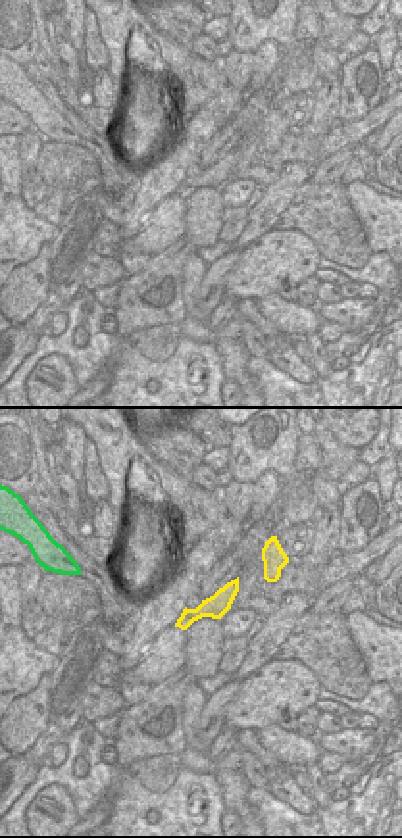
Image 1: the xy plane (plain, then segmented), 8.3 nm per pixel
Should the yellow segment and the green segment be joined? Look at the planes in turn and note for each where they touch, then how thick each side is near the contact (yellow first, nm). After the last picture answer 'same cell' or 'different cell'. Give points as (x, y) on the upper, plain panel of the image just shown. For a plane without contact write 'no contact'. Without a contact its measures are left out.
no contact

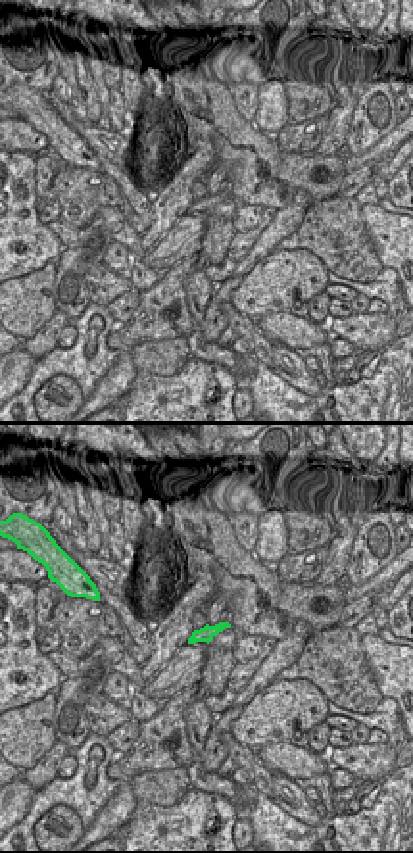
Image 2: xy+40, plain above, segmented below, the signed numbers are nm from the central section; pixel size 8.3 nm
no contact

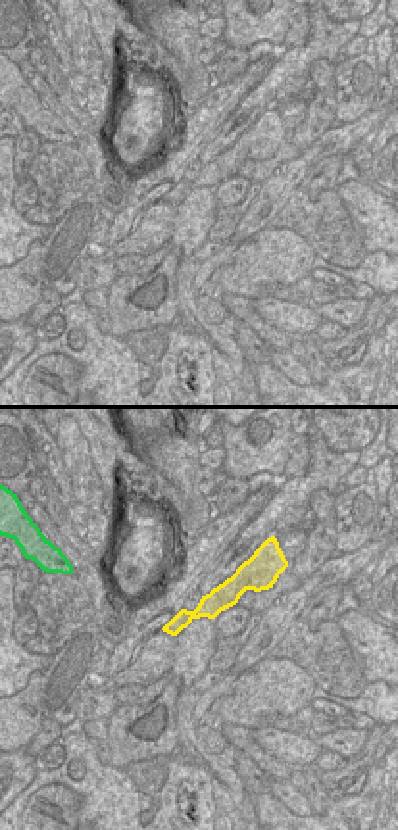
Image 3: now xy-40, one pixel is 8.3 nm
no contact

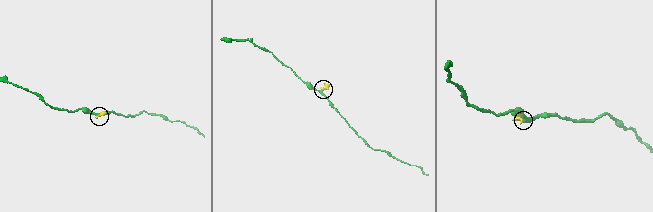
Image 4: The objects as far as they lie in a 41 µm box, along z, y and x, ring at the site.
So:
same cell

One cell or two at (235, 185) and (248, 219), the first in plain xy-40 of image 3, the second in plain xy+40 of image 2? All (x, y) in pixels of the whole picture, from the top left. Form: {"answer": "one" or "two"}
{"answer": "one"}

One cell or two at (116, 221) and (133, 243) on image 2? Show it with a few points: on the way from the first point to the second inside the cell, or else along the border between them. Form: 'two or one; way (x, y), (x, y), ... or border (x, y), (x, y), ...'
one; way (120, 227), (129, 237)

